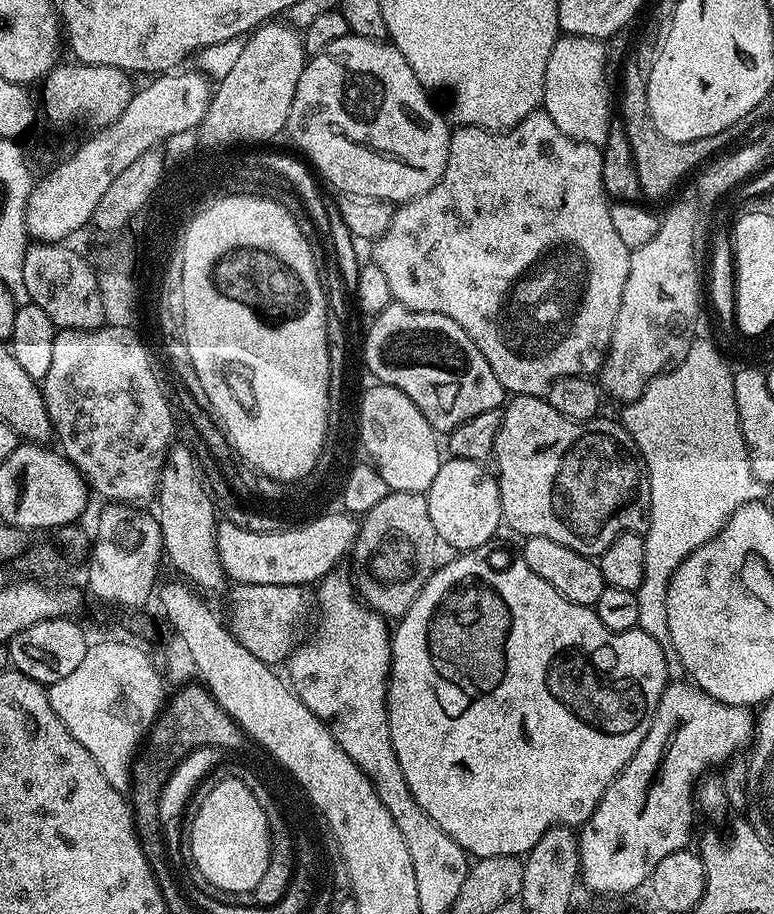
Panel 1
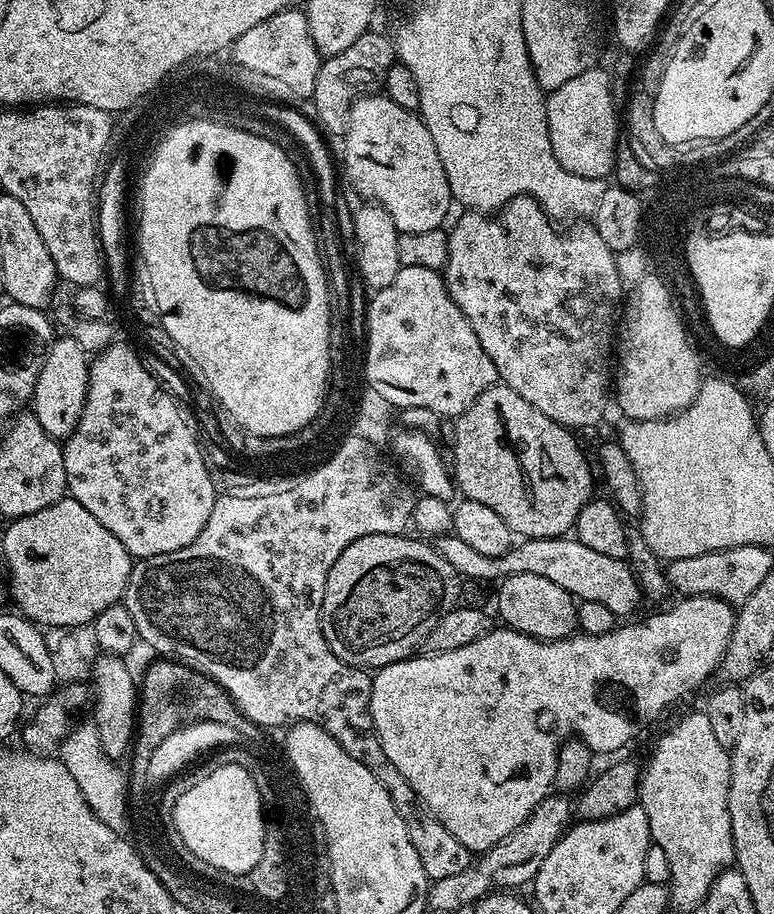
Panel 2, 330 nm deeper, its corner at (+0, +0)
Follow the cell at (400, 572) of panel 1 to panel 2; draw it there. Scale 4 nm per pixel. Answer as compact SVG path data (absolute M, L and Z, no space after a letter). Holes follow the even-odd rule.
M374 534L366 538L358 538L354 542L350 542L350 546L346 546L346 550L342 550L342 554L338 554L338 562L334 562L334 566L330 566L330 574L326 578L326 590L322 598L320 625L322 626L322 634L326 638L326 642L330 642L330 650L334 650L334 654L338 654L338 658L342 658L342 662L365 670L379 670L387 664L399 665L415 653L412 652L415 648L419 649L423 645L424 637L430 634L430 630L434 630L434 626L442 621L443 616L450 614L453 608L461 603L461 575L454 570L454 566L431 543L430 545L423 544L423 539L411 540L410 537L411 535L408 534L398 536Z

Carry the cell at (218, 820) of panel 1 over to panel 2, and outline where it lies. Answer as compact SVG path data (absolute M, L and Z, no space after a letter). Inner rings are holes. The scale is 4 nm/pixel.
M240 762L222 764L218 770L207 771L197 784L190 786L190 790L178 798L170 824L176 827L185 849L233 878L247 877L260 864L265 831L264 804L258 786Z

